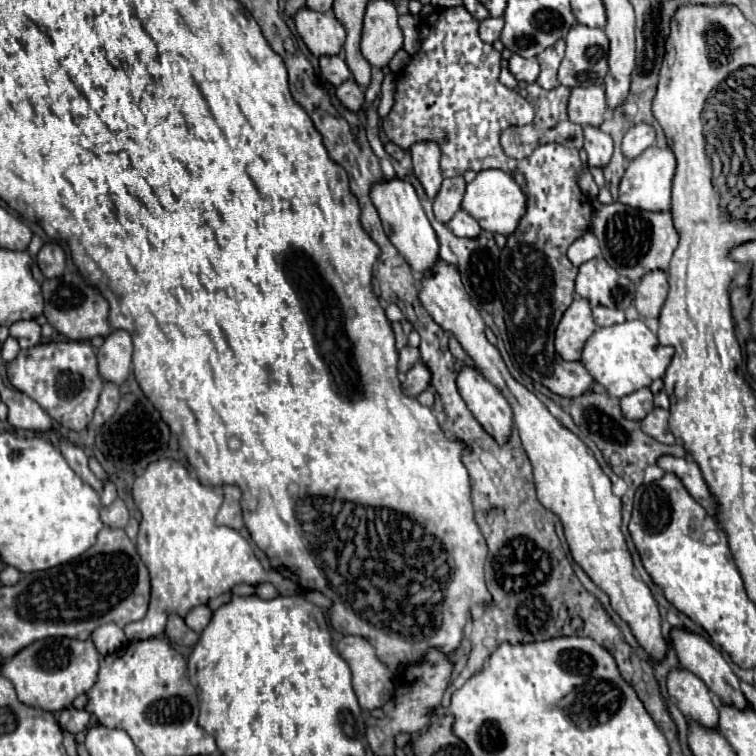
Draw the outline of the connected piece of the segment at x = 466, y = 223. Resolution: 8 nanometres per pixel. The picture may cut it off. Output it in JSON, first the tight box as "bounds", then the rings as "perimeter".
{"bounds":[448,209,482,237],"perimeter":[[[460,209],[454,217],[452,217],[452,221],[448,223],[448,227],[450,227],[450,231],[454,233],[454,235],[458,235],[458,237],[476,237],[482,229],[480,229],[480,225],[478,225],[478,221],[472,217],[472,215],[468,215],[464,209]]]}

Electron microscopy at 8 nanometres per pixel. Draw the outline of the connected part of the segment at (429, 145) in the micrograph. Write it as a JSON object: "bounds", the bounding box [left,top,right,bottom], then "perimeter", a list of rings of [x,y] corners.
{"bounds":[410,141,442,199],"perimeter":[[[418,141],[410,147],[412,163],[414,163],[414,175],[426,189],[426,195],[430,199],[436,197],[440,185],[442,185],[442,171],[440,171],[440,147],[436,141]]]}

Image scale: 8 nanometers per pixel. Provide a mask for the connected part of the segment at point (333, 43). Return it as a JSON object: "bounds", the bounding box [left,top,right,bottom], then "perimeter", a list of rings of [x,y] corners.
{"bounds":[294,7,346,57],"perimeter":[[[304,7],[296,13],[294,23],[298,35],[316,57],[336,55],[346,41],[346,29],[334,15],[318,13]]]}

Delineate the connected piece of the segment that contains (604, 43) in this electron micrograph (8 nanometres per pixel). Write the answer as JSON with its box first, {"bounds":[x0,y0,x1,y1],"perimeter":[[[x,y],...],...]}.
{"bounds":[558,25,610,87],"perimeter":[[[576,25],[566,35],[566,55],[558,81],[566,87],[602,85],[608,73],[610,41],[602,29]]]}

